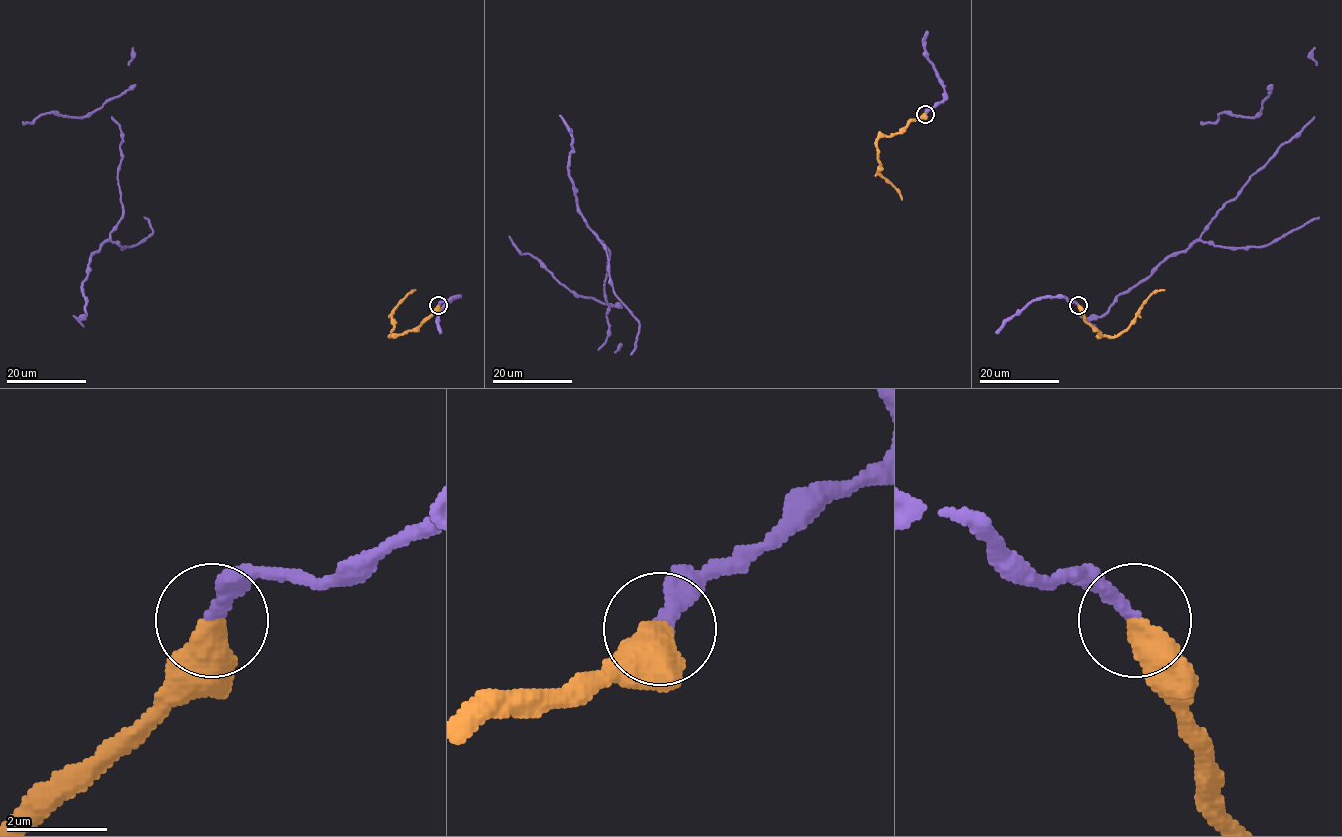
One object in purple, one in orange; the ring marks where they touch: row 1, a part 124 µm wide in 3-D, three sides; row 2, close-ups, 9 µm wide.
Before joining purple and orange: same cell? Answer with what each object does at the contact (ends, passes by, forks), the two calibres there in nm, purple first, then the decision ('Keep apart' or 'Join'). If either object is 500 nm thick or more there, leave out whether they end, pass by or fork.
Thickness 300 nm (purple) against 550 nm. Join

